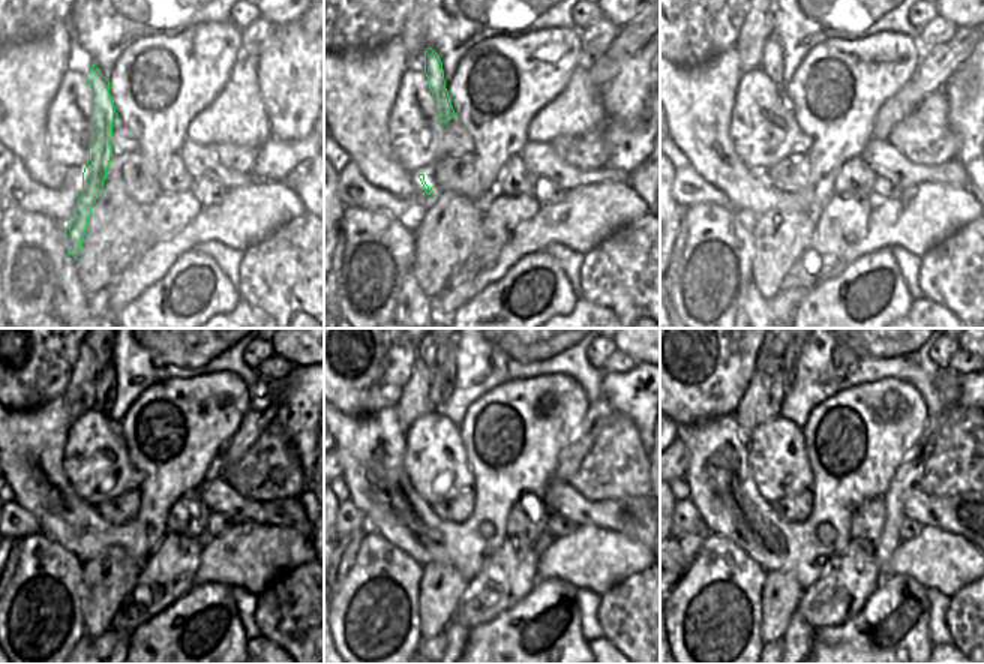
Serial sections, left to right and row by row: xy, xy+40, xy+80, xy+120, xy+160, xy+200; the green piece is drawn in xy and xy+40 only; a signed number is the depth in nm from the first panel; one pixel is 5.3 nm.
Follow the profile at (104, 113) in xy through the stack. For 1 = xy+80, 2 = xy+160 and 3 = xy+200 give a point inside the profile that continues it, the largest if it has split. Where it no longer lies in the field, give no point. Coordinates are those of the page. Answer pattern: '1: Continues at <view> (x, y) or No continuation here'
1: Continues at xy+80 (773, 62)
2: Continues at xy+160 (447, 372)
3: Continues at xy+200 (788, 373)

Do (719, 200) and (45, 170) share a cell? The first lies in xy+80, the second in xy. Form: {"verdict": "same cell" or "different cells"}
{"verdict": "different cells"}

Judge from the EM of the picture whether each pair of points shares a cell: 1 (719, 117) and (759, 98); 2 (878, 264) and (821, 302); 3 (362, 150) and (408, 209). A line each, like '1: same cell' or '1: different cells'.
1: different cells
2: same cell
3: different cells

